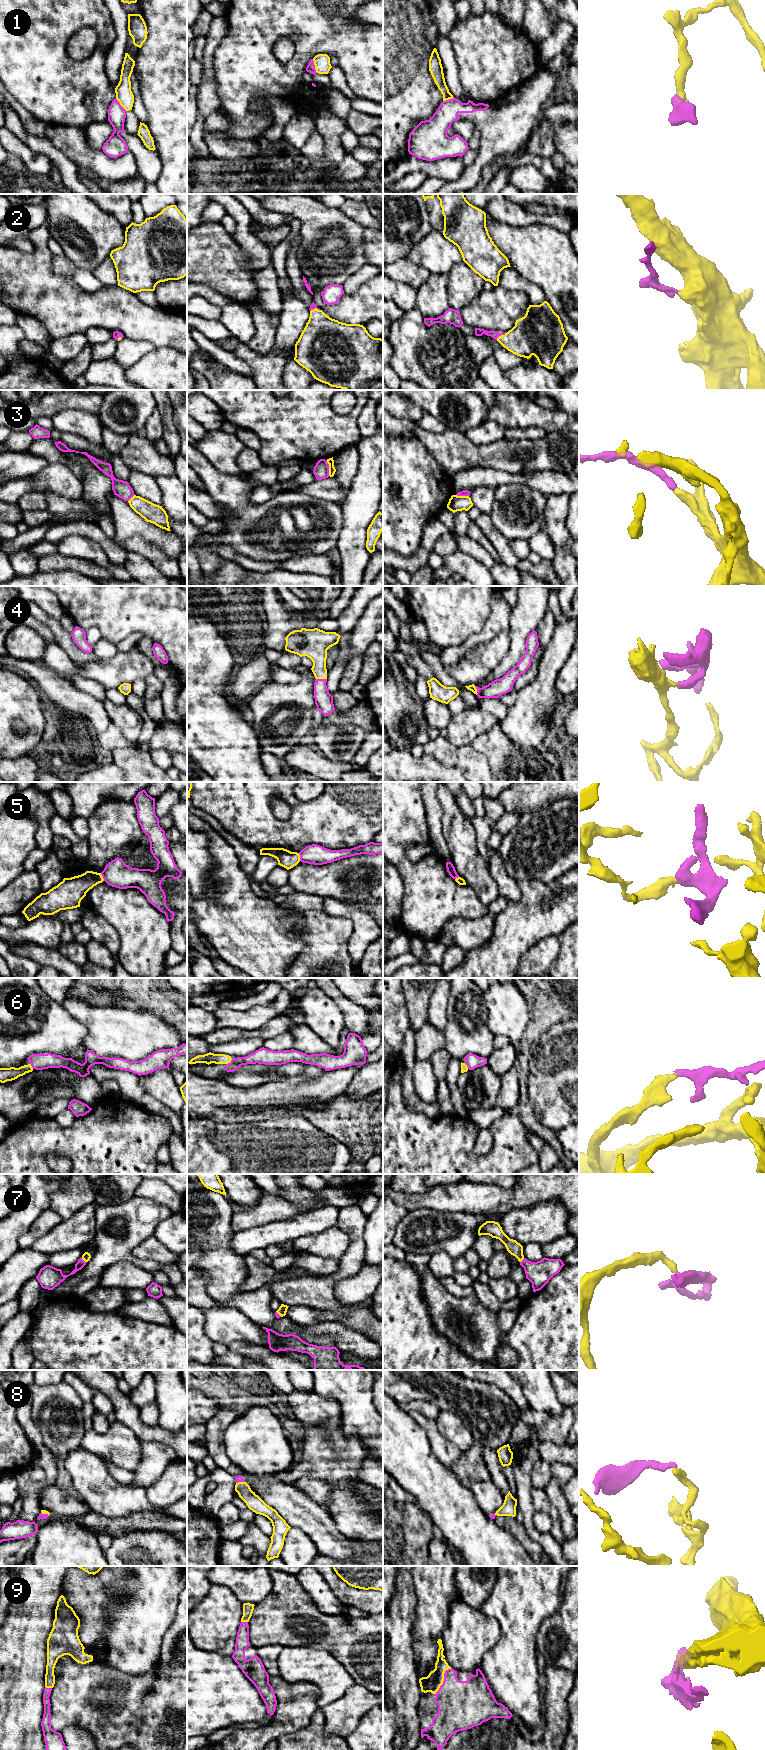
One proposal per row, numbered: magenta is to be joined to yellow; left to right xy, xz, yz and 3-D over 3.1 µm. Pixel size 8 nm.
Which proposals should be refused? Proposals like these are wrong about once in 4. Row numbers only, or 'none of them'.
1, 3, 5

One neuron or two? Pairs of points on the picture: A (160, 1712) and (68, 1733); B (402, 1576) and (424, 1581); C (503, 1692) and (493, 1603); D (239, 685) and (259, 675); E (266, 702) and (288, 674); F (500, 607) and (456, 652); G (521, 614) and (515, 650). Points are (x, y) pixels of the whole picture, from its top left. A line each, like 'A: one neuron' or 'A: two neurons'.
A: two neurons
B: two neurons
C: one neuron
D: one neuron
E: two neurons
F: one neuron
G: one neuron

